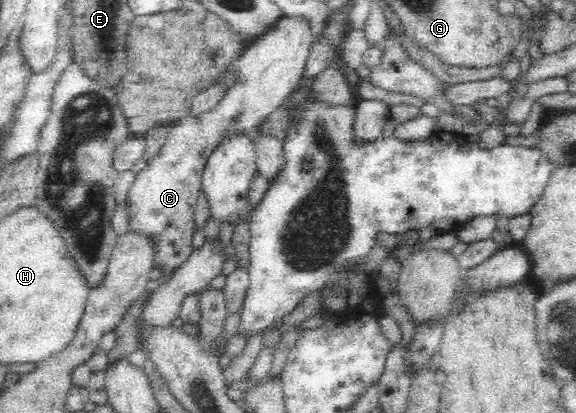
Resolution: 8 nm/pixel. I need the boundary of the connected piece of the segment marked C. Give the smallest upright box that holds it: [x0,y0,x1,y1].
[125,16,312,276]

